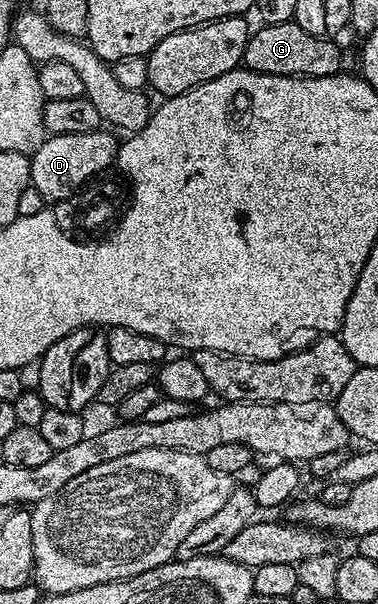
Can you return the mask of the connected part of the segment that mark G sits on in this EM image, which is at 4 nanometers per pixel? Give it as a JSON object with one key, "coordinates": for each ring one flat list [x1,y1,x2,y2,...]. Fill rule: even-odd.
{"coordinates":[[294,21,291,23,266,23,249,34,243,66,249,71,267,75,305,75,326,77,341,74,340,47,335,38,323,39,306,33]]}

